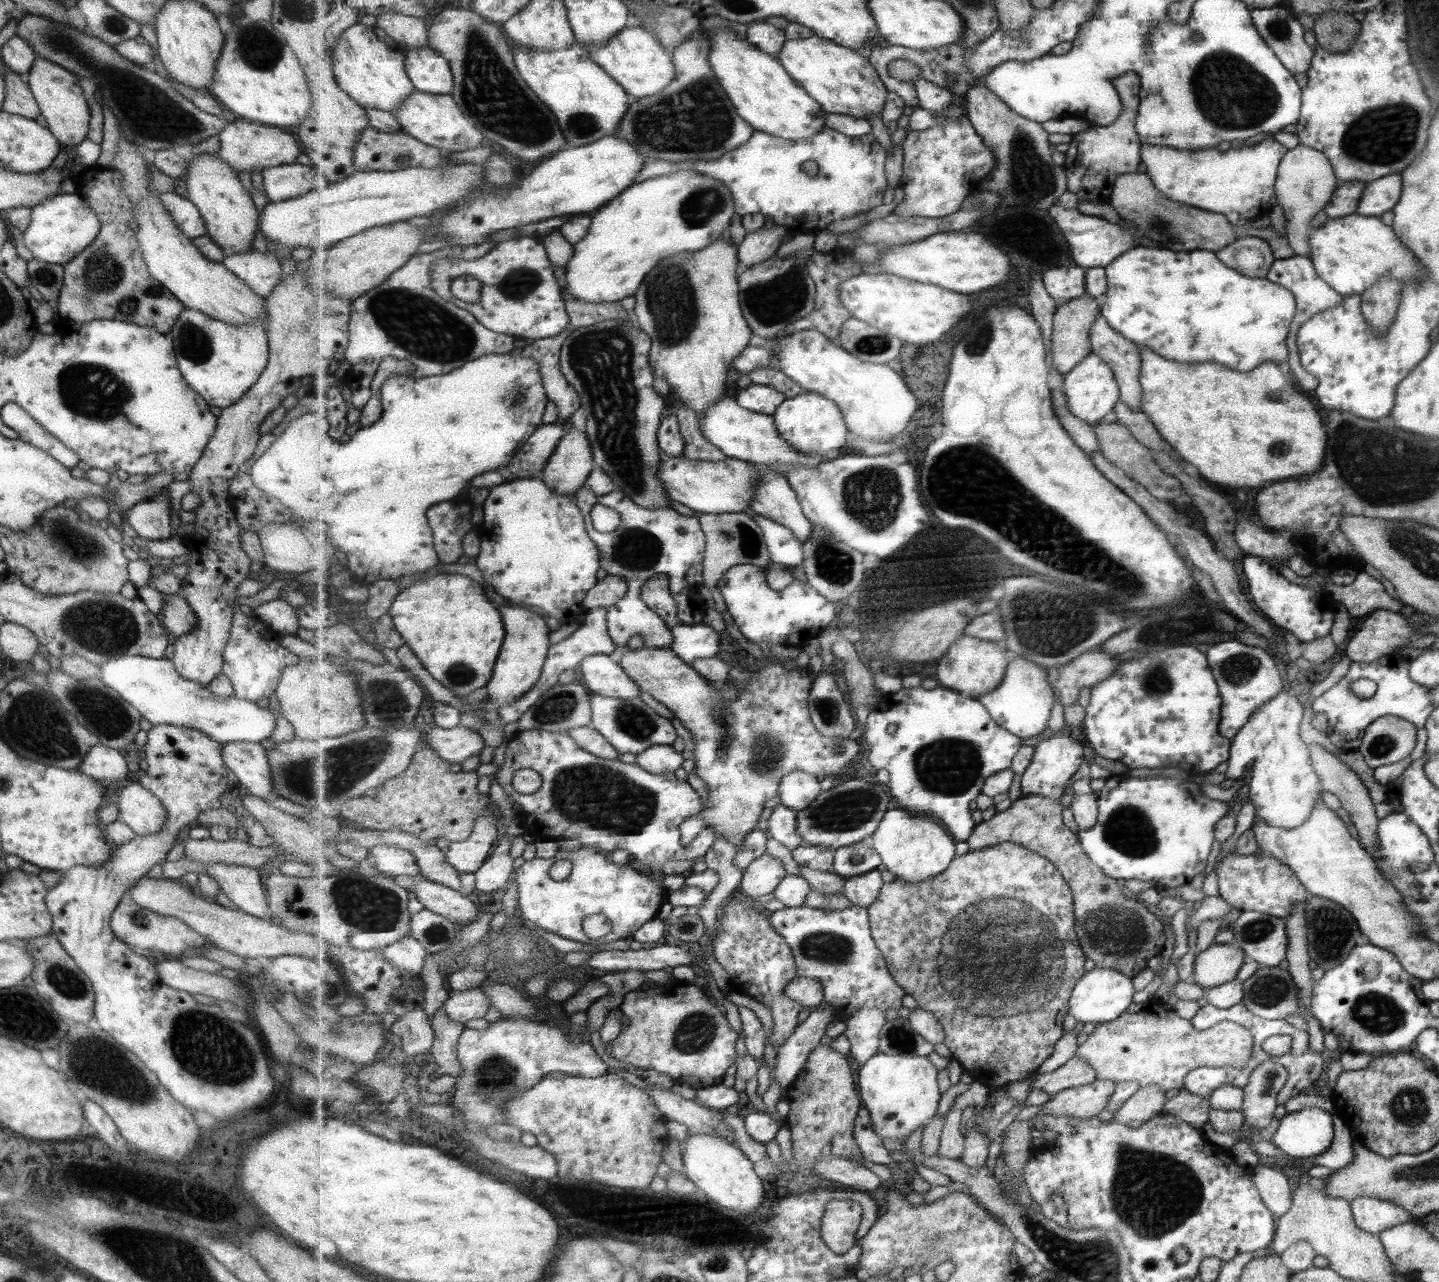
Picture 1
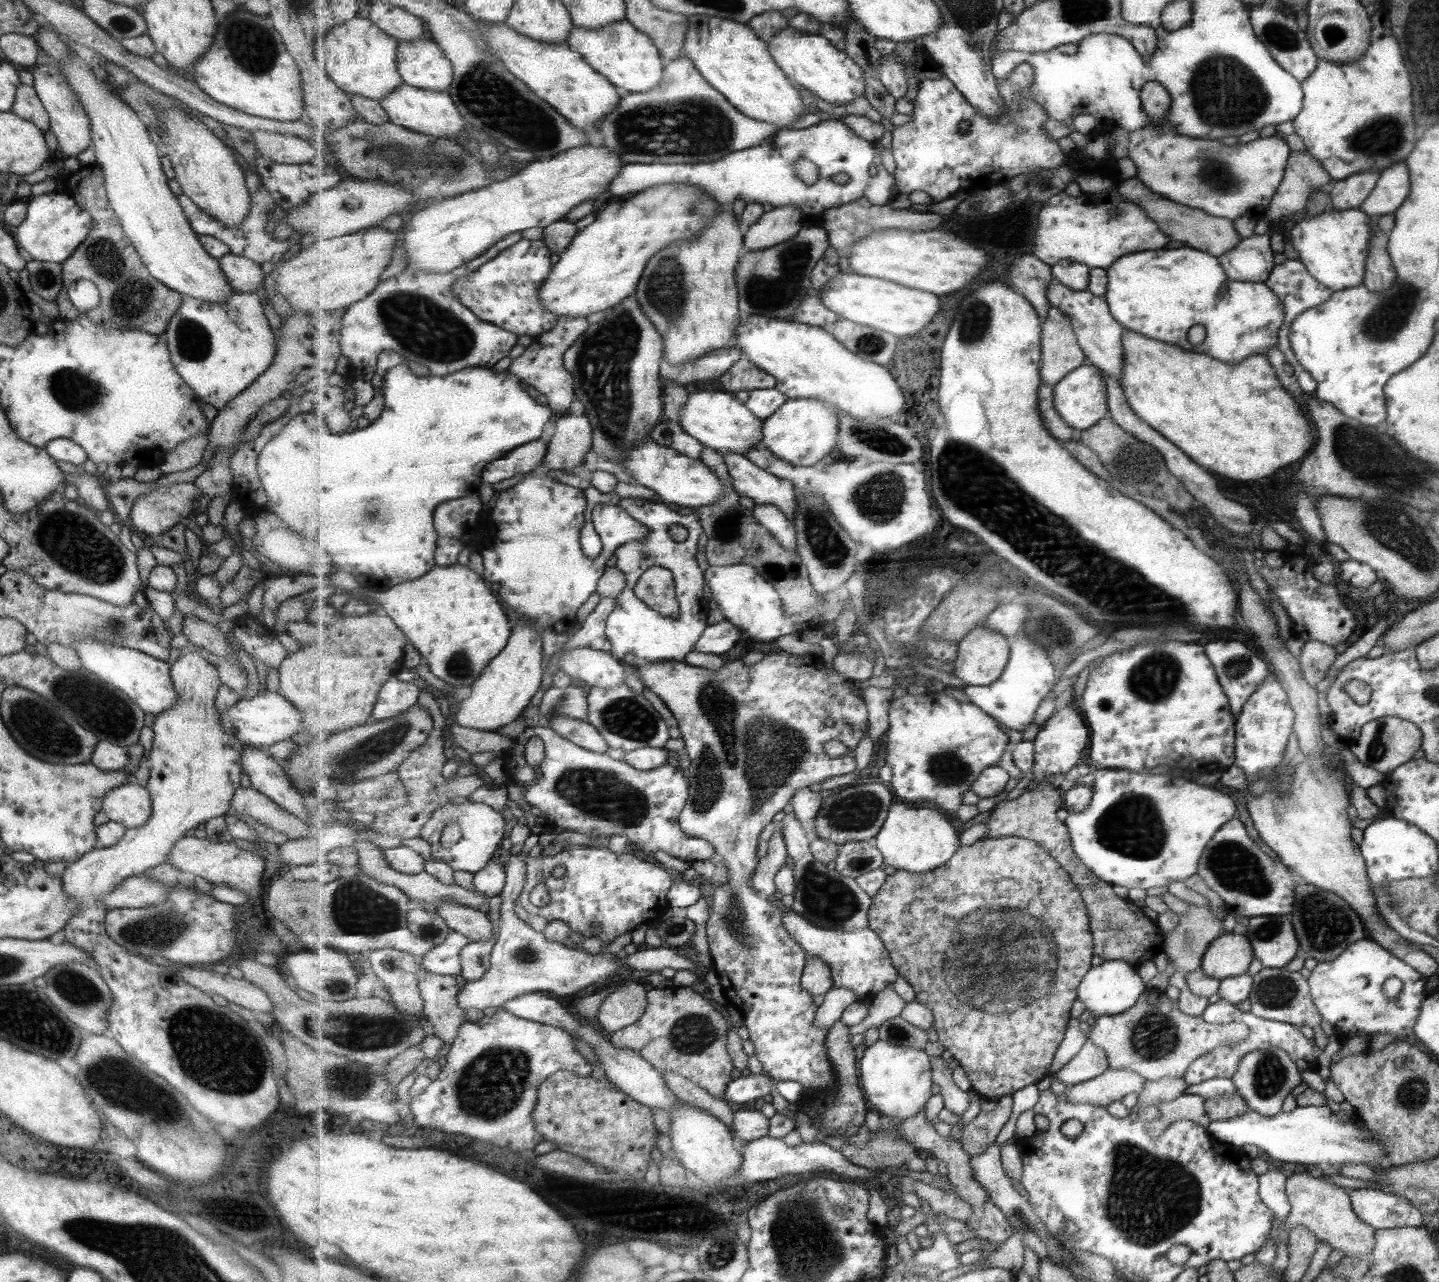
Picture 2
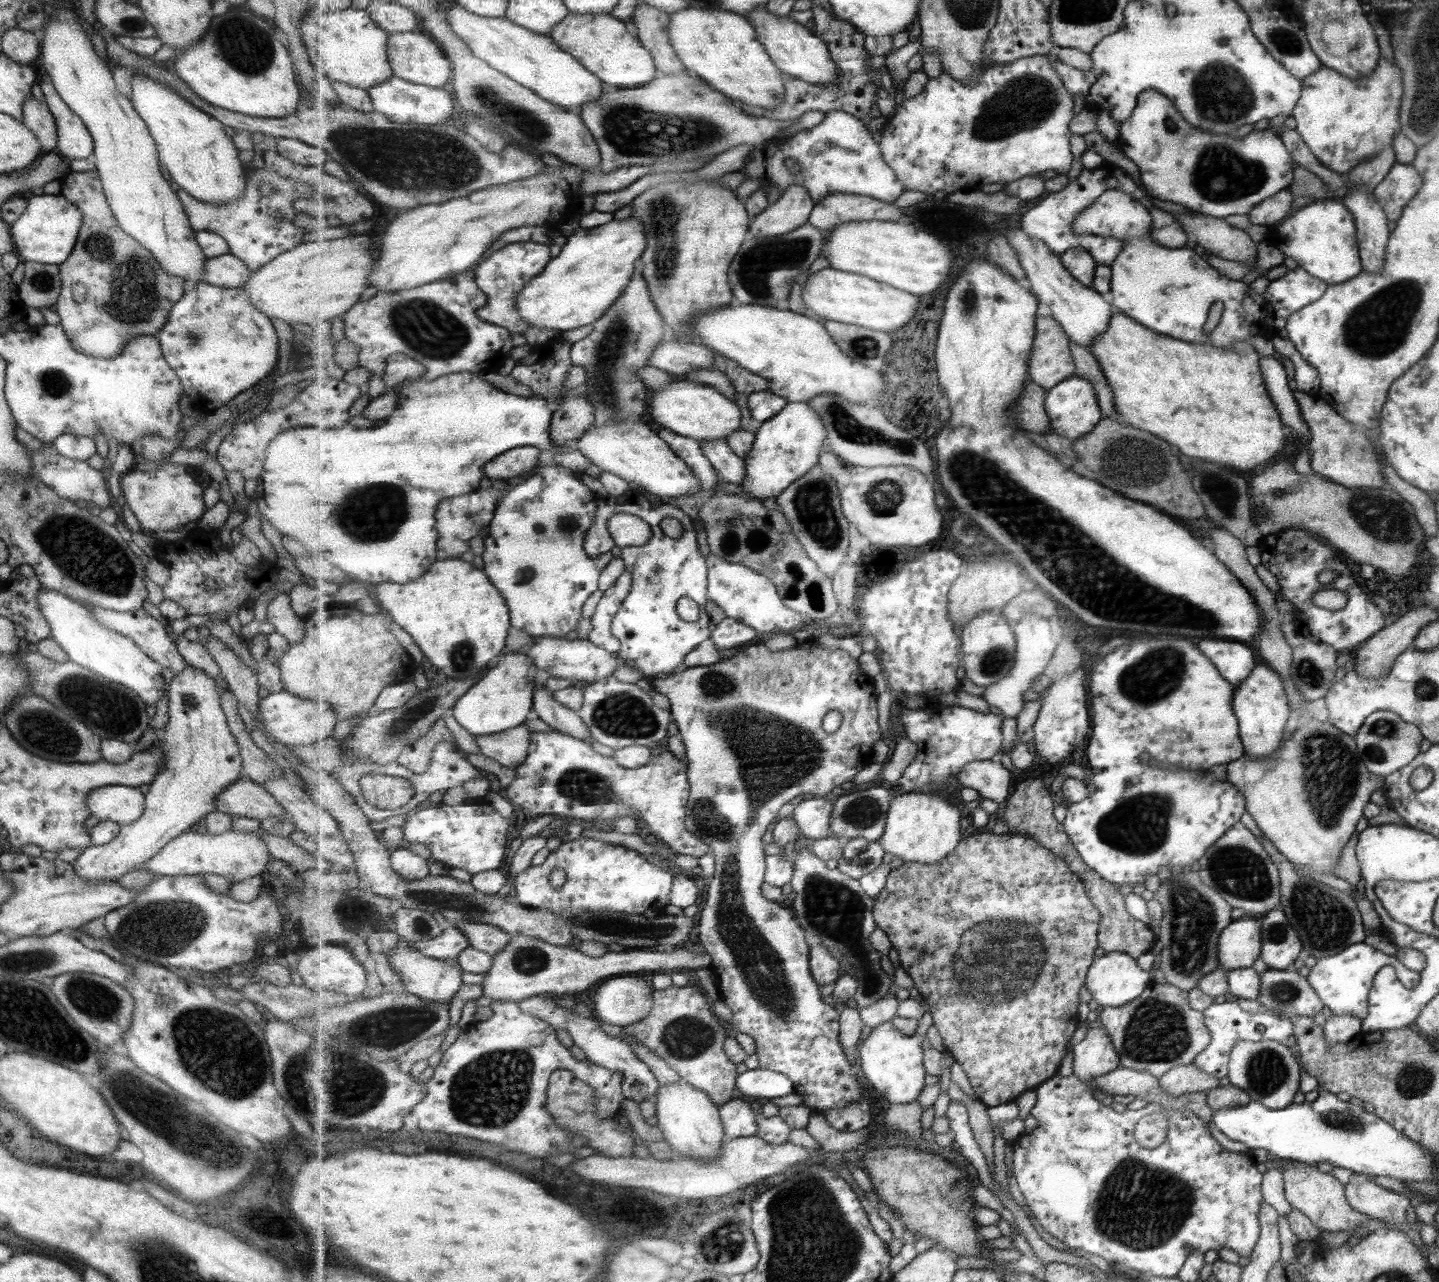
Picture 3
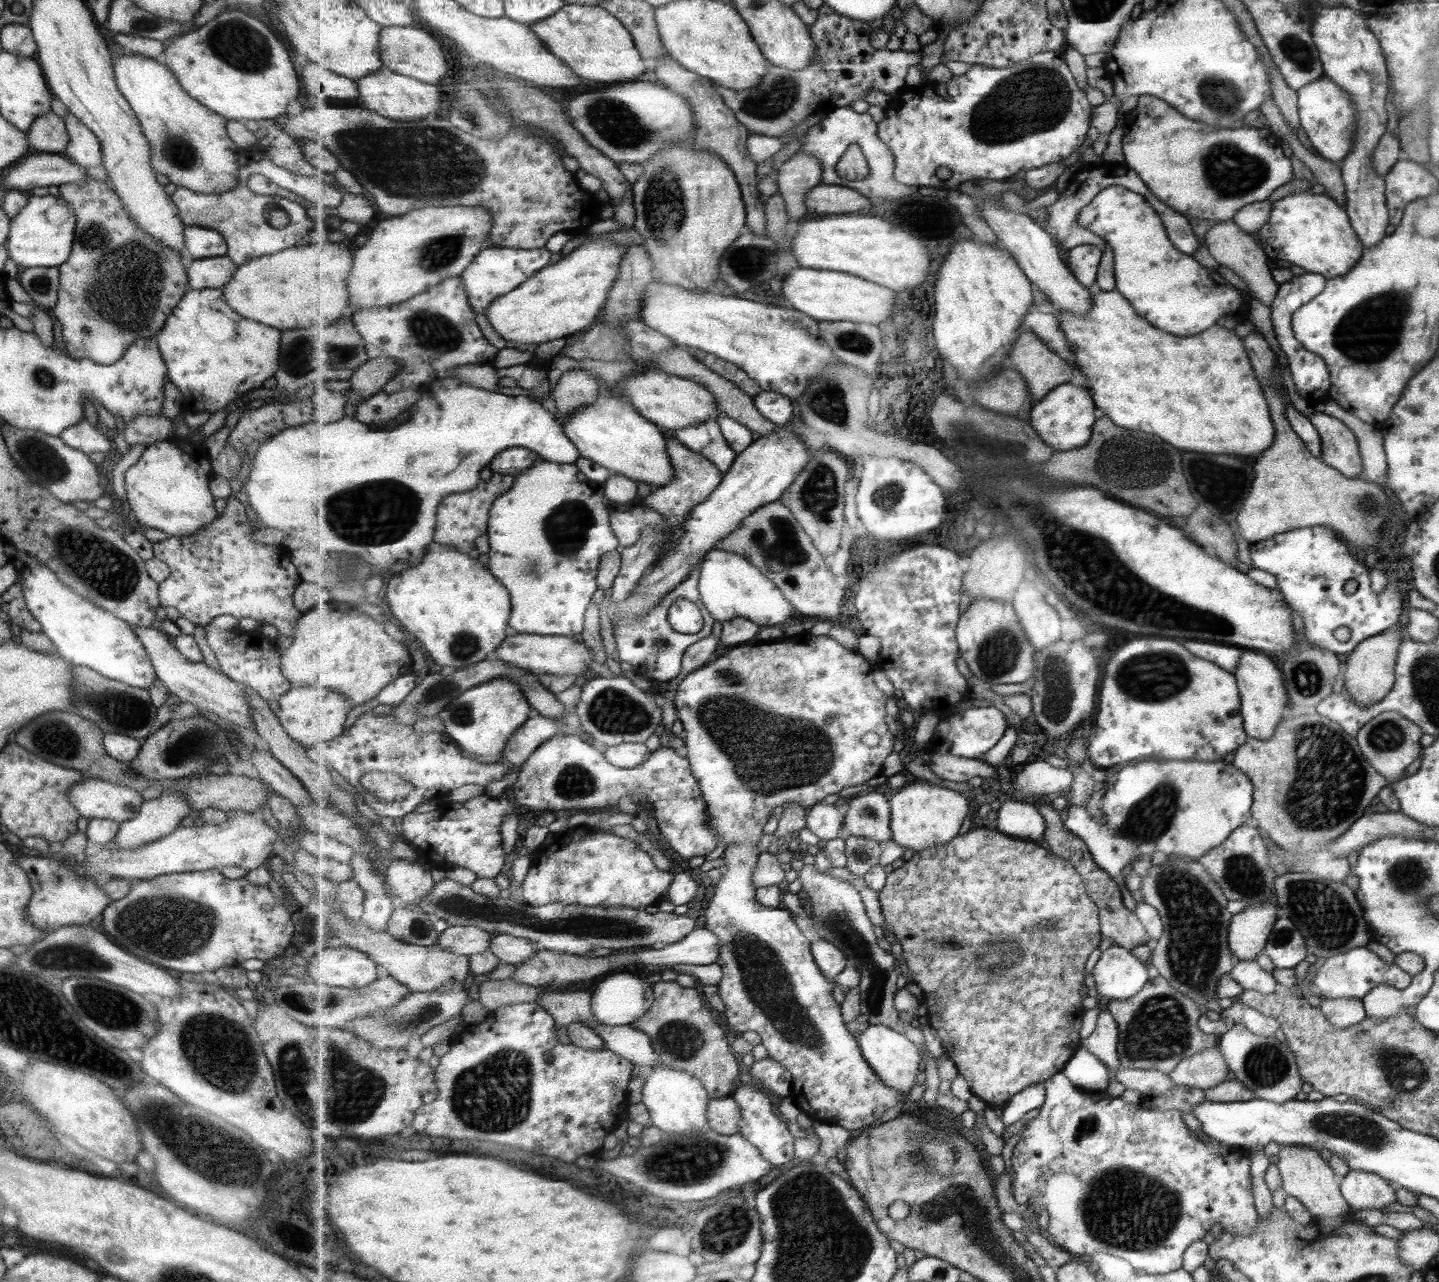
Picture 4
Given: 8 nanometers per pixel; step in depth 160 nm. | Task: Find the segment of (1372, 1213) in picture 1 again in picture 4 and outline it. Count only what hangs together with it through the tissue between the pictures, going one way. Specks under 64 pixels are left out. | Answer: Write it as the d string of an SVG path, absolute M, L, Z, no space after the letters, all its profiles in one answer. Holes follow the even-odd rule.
M1350 1170L1339 1182L1342 1198L1349 1204L1351 1211L1380 1209L1396 1201L1396 1187L1377 1174Z

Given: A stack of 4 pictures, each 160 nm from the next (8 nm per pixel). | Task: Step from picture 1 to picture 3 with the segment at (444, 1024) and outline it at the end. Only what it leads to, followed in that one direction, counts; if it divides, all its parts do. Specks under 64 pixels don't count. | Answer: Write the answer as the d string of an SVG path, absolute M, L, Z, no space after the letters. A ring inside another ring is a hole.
M399 942L398 947L390 952L388 961L403 979L405 990L425 1001L451 1004L451 1000L457 996L457 990L463 986L463 974L455 965L457 961L447 963L447 960L429 958L416 948L411 948L407 942Z

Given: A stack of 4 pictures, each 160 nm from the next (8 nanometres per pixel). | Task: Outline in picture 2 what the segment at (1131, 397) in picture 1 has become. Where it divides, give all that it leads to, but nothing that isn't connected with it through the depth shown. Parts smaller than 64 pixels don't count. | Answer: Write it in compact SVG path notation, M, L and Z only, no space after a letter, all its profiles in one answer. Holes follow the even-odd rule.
M1054 279L1050 284L1049 295L1047 296L1053 307L1060 308L1070 316L1075 332L1079 337L1079 344L1083 347L1089 362L1113 377L1113 379L1121 382L1125 361L1125 358L1123 358L1122 334L1125 332L1125 328L1111 314L1110 304L1107 303L1107 299L1099 297L1089 290L1075 291L1057 279Z

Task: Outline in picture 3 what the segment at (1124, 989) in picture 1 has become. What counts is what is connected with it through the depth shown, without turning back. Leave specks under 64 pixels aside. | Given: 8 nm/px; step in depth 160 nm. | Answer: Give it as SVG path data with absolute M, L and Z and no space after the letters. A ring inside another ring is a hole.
M1109 952L1094 961L1086 988L1103 1008L1123 1006L1142 995L1151 983L1149 976L1130 955Z

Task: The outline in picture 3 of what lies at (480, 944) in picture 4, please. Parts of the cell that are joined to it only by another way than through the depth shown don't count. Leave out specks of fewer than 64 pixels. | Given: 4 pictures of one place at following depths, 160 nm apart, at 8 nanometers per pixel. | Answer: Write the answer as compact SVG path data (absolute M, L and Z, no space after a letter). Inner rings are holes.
M450 926L437 938L422 943L409 943L409 945L429 958L457 961L463 950L470 946L470 940L462 930Z

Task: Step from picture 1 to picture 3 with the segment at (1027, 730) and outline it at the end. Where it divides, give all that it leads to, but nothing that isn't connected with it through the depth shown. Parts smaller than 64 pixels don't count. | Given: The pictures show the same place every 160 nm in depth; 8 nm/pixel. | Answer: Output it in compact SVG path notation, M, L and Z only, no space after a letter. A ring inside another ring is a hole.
M1039 614L1026 616L1021 622L1013 624L1013 629L1018 639L1014 668L1001 681L986 687L981 697L991 709L999 712L1003 717L1017 719L1025 708L1025 694L1031 692L1036 686L1036 680L1047 670L1055 654L1057 642L1053 640L1053 634L1051 634L1051 622Z

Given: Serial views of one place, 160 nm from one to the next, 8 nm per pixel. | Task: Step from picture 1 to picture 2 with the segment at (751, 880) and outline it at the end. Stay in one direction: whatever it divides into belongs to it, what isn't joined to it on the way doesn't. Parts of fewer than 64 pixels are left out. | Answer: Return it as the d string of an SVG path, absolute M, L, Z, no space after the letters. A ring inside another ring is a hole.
M777 822L775 832L769 841L769 852L758 862L753 876L754 889L762 896L773 899L773 894L778 891L777 875L788 864L789 859L787 841L782 835L782 823Z

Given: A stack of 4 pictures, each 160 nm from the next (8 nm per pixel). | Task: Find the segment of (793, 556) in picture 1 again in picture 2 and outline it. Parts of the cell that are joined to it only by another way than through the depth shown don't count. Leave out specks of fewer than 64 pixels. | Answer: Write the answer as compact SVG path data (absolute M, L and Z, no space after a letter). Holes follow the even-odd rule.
M774 504L756 505L754 508L754 517L762 523L763 526L771 530L771 534L786 547L787 550L797 550L798 533L795 525L788 520L784 512L779 510Z

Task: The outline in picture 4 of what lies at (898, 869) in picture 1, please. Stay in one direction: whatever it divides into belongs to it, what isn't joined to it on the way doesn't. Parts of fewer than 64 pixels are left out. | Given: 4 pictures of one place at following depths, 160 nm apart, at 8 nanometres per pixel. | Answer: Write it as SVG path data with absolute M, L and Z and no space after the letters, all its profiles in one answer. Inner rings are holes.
M909 781L907 788L895 793L890 801L893 841L905 849L913 849L915 853L955 841L961 832L963 820L971 812L971 804L963 794L925 781Z

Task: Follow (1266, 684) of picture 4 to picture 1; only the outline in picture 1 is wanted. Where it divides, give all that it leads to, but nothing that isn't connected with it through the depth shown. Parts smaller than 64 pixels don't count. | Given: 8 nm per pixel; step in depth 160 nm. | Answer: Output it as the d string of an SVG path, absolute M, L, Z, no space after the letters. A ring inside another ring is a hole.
M1280 690L1271 701L1263 703L1230 740L1224 776L1232 781L1249 776L1246 795L1254 806L1254 820L1262 820L1267 826L1301 826L1321 798L1322 782L1309 762L1307 744L1299 738L1299 722L1303 716L1299 699L1292 691Z

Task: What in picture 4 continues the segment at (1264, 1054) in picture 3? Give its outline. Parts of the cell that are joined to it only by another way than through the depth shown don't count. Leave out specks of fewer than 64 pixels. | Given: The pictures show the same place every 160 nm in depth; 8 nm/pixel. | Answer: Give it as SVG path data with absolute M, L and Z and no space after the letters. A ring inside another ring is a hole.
M1235 1024L1230 1029L1224 1029L1218 1038L1222 1057L1230 1067L1232 1078L1243 1083L1247 1090L1254 1091L1259 1099L1283 1104L1295 1099L1295 1094L1301 1090L1303 1081L1298 1073L1294 1054L1285 1043L1280 1043L1272 1036L1257 1036L1246 1028Z

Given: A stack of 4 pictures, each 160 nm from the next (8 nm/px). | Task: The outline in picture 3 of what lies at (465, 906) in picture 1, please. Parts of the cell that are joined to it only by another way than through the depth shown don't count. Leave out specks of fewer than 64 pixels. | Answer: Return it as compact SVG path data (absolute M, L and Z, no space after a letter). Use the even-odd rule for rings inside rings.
M468 920L457 921L455 928L470 940L470 946L495 956L510 943L512 936L501 927Z

